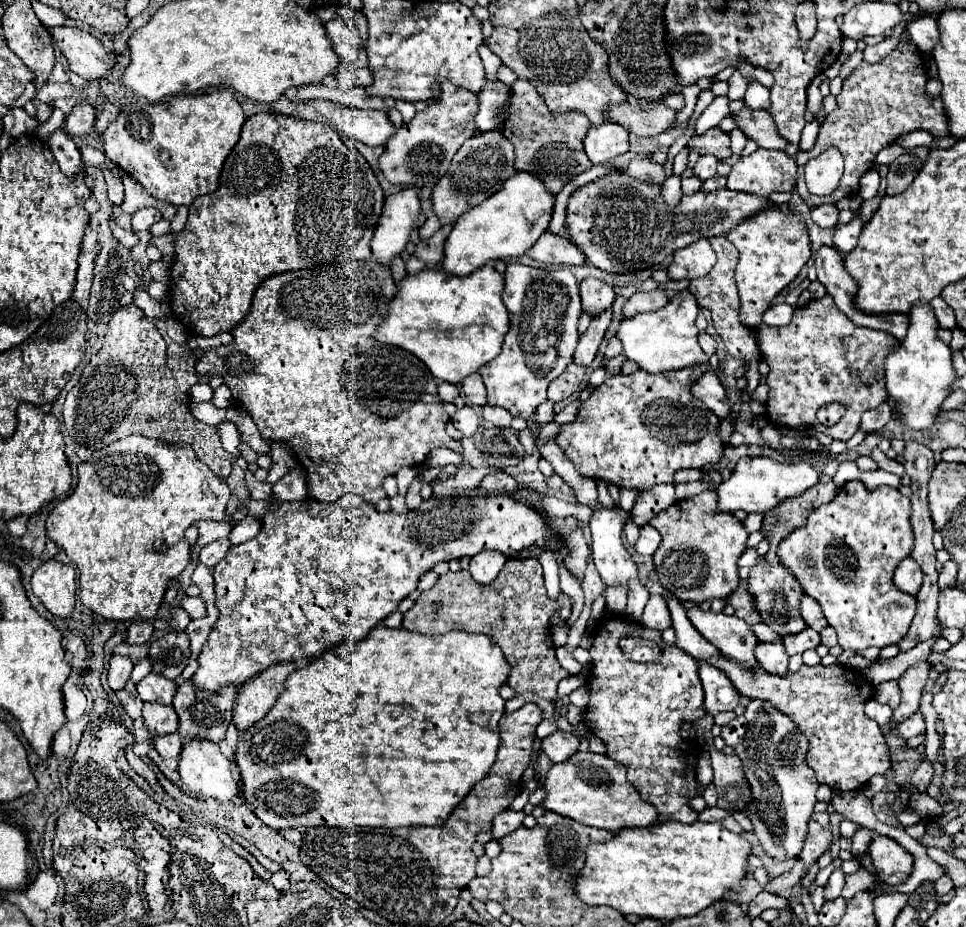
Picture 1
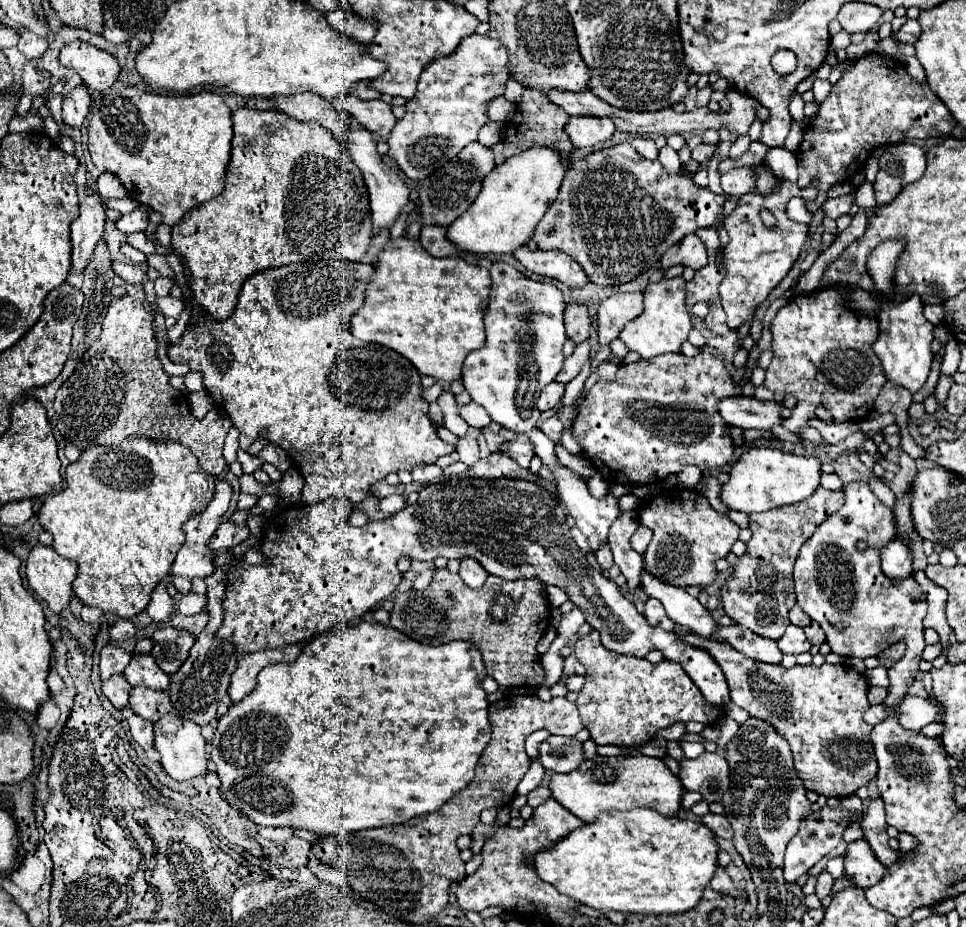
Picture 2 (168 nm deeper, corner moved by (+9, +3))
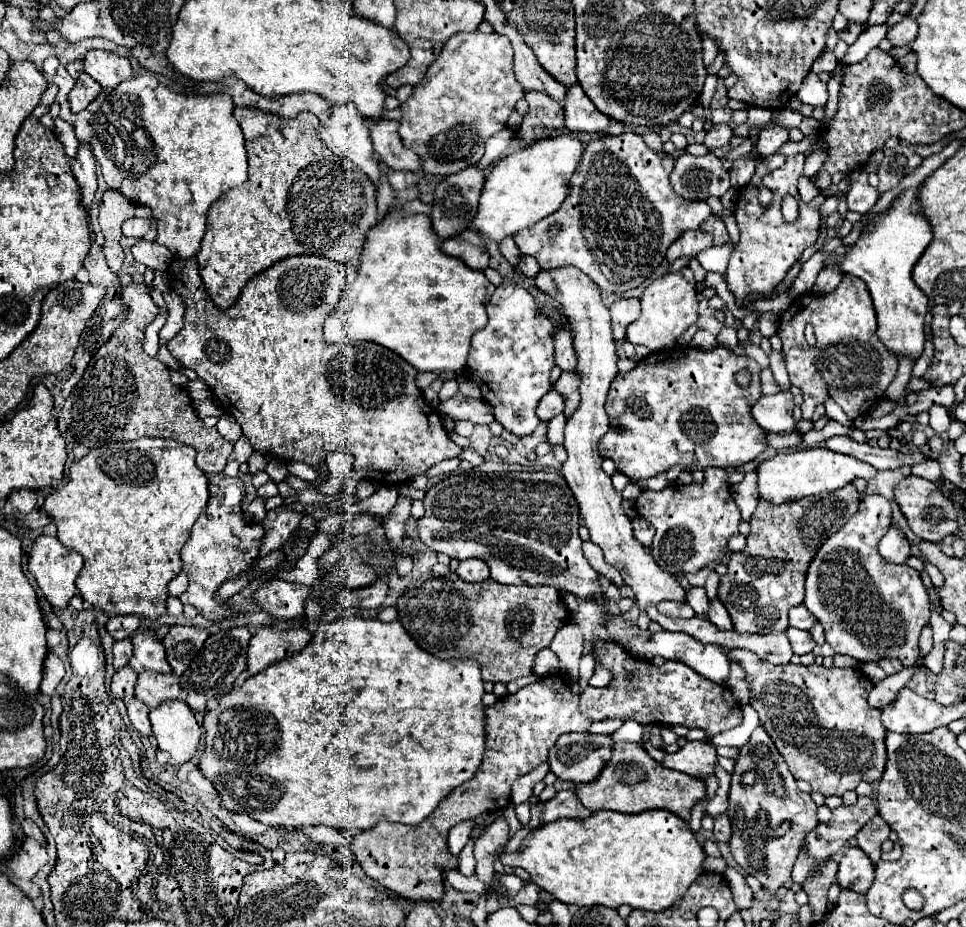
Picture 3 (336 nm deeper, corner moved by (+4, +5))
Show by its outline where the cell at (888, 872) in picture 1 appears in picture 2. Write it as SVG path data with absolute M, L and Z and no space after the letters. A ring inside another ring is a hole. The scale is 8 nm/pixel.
M860 839L848 845L848 851L844 855L844 875L862 889L872 887L876 881L882 879L882 873L886 867L876 859L870 845Z

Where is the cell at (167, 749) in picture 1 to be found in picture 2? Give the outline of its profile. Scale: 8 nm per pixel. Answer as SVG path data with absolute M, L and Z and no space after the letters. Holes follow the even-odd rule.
M136 713L128 719L128 725L130 725L130 731L132 731L132 737L134 741L142 747L142 749L150 749L154 747L154 725L142 717L136 717Z

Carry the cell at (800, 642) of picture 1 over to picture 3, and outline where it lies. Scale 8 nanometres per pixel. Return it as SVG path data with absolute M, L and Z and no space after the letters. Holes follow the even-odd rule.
M789 627L787 631L787 637L791 641L791 647L797 655L805 655L805 653L811 653L813 647L815 647L815 641L811 637L809 631L803 631L803 629L795 629L795 627Z

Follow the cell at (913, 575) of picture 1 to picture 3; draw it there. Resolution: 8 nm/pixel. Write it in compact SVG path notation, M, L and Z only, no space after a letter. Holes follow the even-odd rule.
M891 527L887 531L887 535L879 541L877 549L879 549L879 555L889 563L907 563L907 559L911 557L909 541L897 527Z

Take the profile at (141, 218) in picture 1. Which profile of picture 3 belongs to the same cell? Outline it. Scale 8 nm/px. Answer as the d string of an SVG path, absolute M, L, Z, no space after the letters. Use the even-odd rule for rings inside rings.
M127 219L123 223L123 235L125 237L135 237L135 239L141 239L147 235L147 231L151 229L151 219Z

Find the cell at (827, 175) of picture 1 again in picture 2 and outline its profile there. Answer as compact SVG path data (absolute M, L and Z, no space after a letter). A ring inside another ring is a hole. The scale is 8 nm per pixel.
M786 179L776 181L776 191L770 195L760 193L746 193L740 197L738 207L732 215L726 217L724 227L730 235L730 243L724 249L724 267L726 275L720 283L720 299L722 307L728 315L728 327L738 329L748 317L754 315L756 307L770 295L770 291L784 279L784 275L790 271L790 267L796 263L802 243L808 235L808 225L794 223L786 217L786 201L794 195L798 197L816 197L818 189L815 183L806 188L798 189L796 183L790 183ZM770 209L776 217L774 227L764 227L760 219L760 211Z

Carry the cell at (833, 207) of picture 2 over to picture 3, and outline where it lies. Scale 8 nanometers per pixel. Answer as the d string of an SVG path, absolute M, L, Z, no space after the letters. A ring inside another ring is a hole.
M857 171L849 179L851 179L851 189L845 195L847 207L849 207L849 211L857 211L857 213L863 215L877 203L879 191L867 183L867 173L865 171Z

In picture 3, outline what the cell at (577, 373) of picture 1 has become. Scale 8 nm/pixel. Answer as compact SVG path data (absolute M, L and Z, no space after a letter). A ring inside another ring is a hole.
M551 389L547 395L543 395L543 399L539 401L539 407L537 407L537 415L541 421L549 421L555 415L559 415L561 411L563 411L563 397L555 389Z

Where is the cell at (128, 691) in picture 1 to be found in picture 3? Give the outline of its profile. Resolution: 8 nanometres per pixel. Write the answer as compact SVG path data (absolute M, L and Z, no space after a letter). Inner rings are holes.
M129 665L119 669L113 675L113 681L111 681L111 693L113 693L113 697L117 697L117 699L129 699L129 697L133 697L133 685L135 685L135 681L137 681L137 675L135 675L135 671Z

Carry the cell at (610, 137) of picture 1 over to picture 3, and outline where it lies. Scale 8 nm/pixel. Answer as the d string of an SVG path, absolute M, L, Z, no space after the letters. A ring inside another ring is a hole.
M579 85L567 91L567 103L563 109L565 109L565 127L573 133L601 135L611 125L611 117L601 113Z

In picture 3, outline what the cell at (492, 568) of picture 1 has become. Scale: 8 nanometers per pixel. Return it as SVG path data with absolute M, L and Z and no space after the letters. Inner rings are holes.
M465 559L459 563L457 575L465 581L465 583L481 583L489 577L487 571L487 563L483 563L481 559Z

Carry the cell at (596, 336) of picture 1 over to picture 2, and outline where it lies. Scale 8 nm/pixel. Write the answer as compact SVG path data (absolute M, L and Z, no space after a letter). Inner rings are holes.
M586 341L586 343L582 343L582 345L576 345L574 353L564 361L562 371L556 375L556 379L554 379L554 381L562 383L562 385L570 383L570 381L580 373L582 365L588 361L588 353L590 353L590 343L588 343L588 341Z

